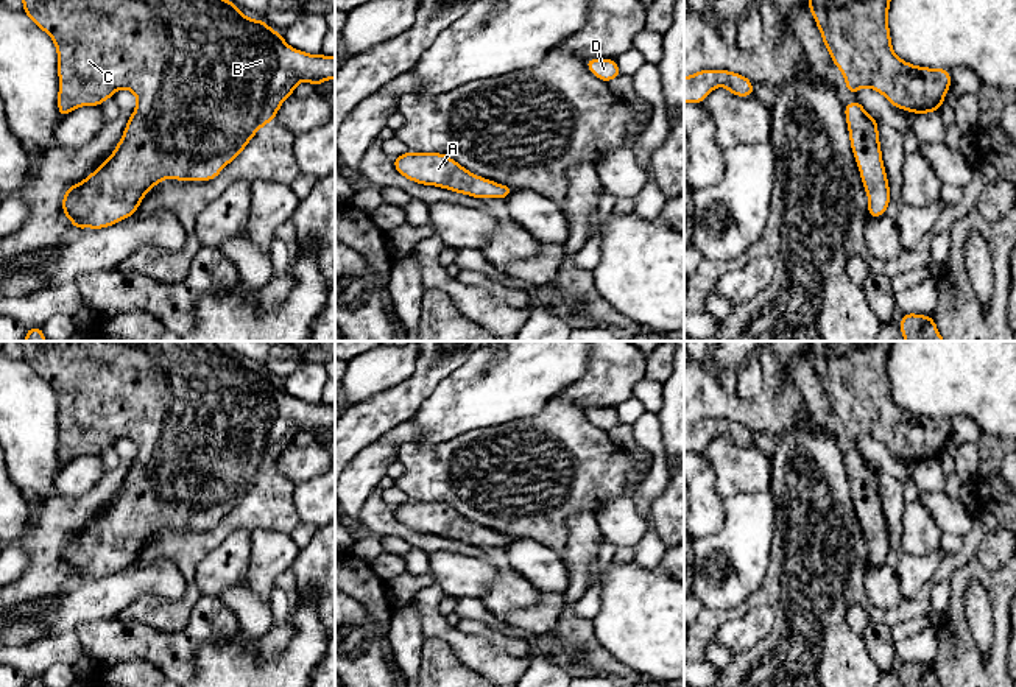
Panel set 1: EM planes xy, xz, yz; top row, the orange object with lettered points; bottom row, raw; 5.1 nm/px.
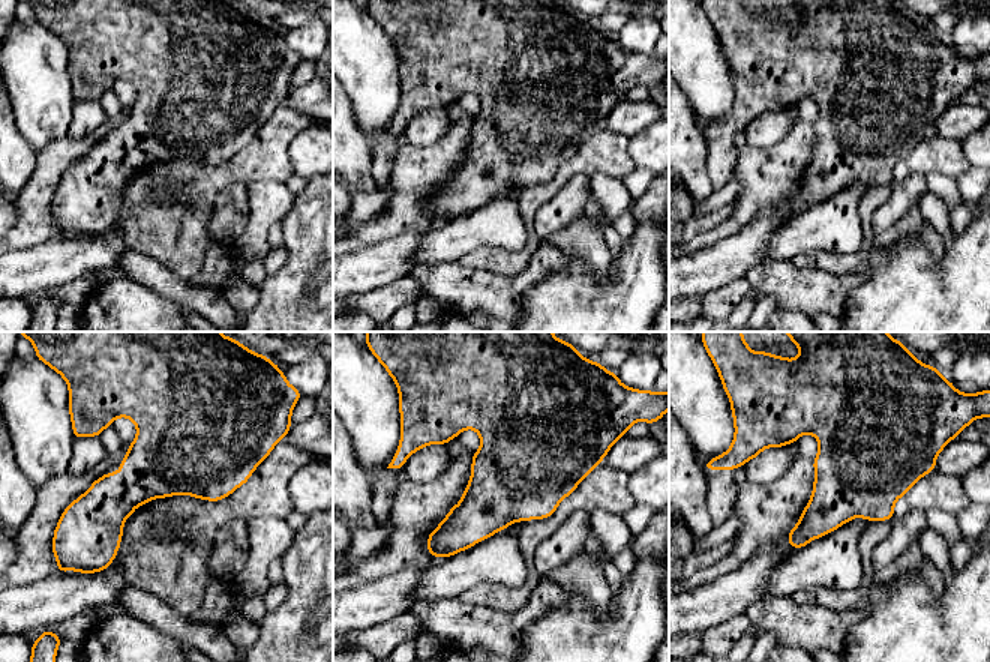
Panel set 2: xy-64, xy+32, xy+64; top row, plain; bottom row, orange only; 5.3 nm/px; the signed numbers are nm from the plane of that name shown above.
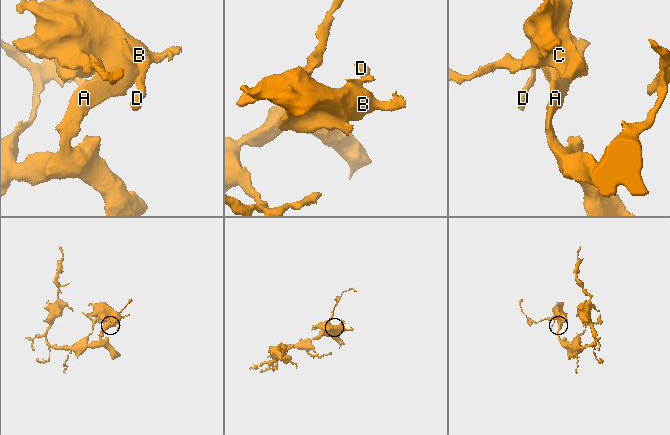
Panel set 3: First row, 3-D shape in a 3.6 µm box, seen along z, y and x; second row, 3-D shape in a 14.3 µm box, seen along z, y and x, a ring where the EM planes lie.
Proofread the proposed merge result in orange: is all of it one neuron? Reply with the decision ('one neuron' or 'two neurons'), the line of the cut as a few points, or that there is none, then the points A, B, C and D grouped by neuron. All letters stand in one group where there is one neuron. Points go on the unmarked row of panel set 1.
one neuron; cut none; groups A B C D

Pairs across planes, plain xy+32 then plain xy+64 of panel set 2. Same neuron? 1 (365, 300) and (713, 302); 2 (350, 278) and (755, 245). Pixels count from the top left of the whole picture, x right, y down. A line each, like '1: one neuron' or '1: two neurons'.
1: one neuron
2: one neuron

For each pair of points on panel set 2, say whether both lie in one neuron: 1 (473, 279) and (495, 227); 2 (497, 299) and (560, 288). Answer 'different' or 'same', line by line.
1: different
2: different

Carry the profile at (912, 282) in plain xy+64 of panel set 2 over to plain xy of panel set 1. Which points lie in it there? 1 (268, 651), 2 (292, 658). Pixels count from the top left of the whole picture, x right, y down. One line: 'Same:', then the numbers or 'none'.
Same: 2

